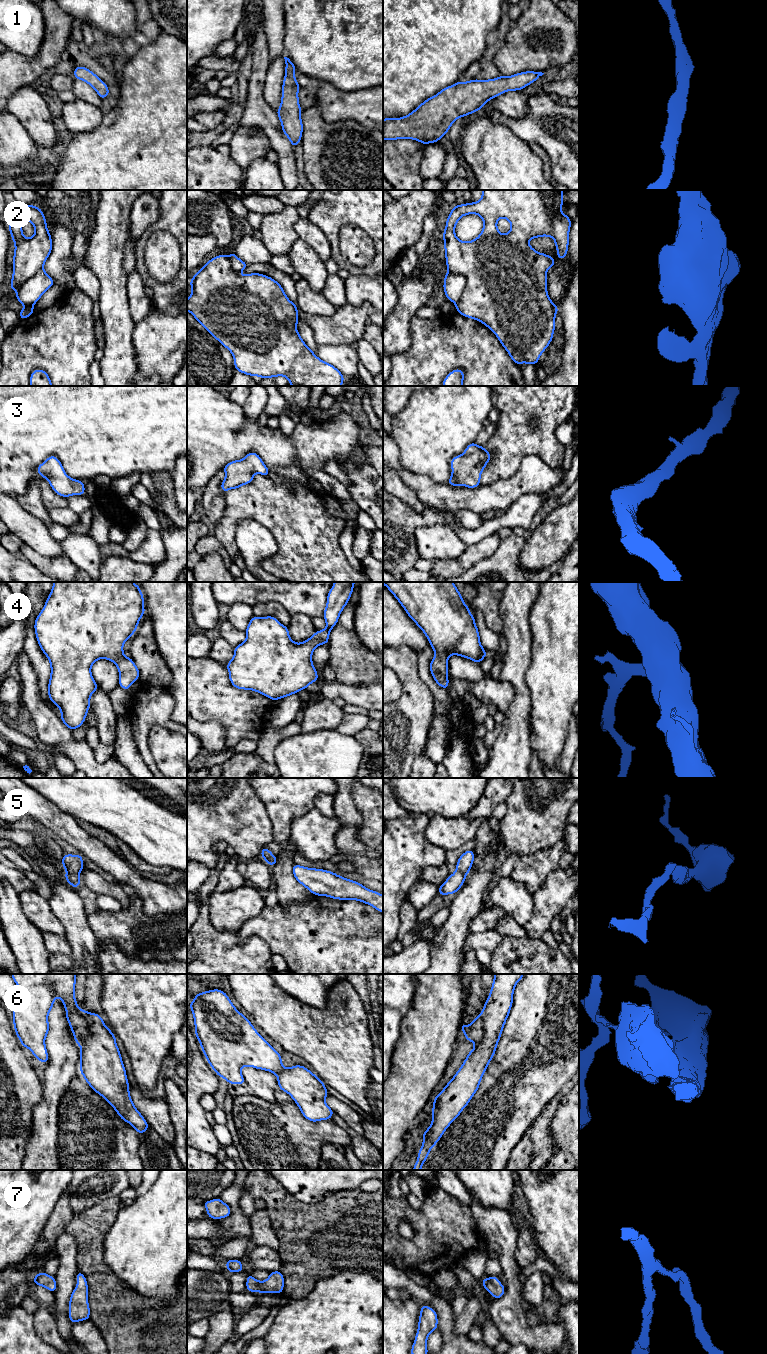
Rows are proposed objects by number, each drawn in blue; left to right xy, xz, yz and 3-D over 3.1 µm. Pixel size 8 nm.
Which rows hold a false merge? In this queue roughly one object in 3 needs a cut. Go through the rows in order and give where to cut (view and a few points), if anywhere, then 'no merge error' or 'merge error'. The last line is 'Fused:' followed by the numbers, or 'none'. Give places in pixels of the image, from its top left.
1: no cut | no merge error
2: yz (448, 271), (459, 273), (465, 279), (465, 288), (456, 304) | merge error
3: no cut | no merge error
4: no cut | no merge error
5: no cut | no merge error
6: xy (83, 1010), (88, 1035), (80, 1046) | merge error
7: no cut | no merge error
Fused: 2, 6

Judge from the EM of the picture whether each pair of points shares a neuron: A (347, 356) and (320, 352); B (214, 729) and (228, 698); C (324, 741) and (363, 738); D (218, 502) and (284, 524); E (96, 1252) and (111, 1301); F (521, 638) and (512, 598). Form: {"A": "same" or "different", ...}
{"A": "same", "B": "different", "C": "different", "D": "different", "E": "same", "F": "same"}

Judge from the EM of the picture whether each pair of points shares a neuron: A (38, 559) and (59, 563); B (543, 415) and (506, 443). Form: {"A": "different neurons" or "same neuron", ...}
{"A": "same neuron", "B": "same neuron"}

